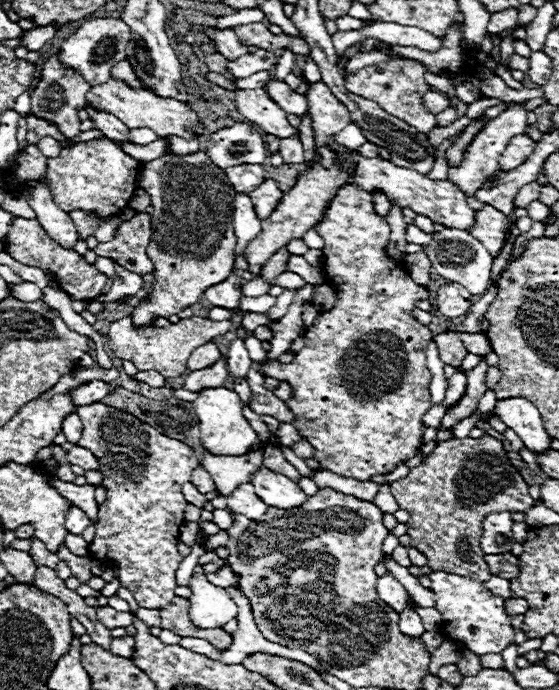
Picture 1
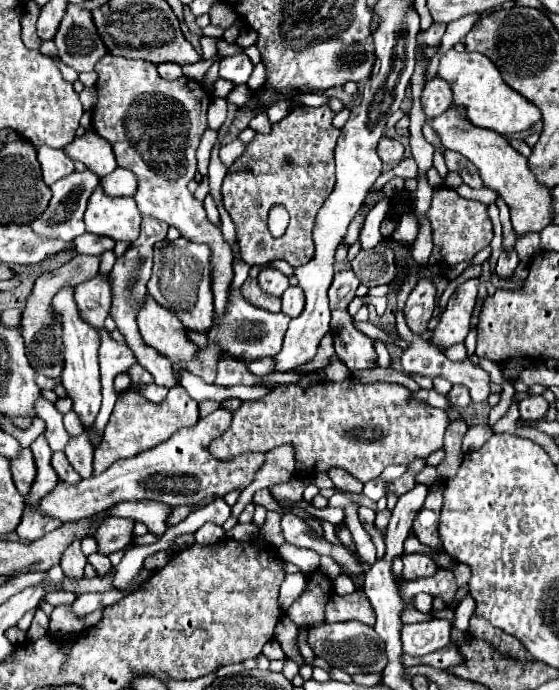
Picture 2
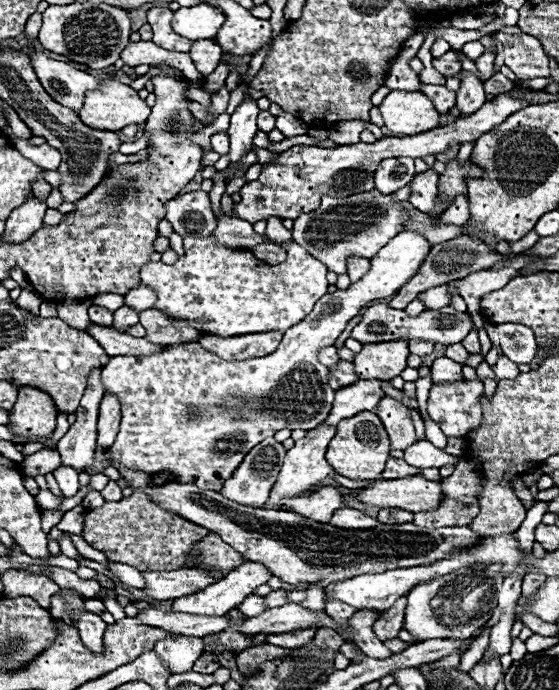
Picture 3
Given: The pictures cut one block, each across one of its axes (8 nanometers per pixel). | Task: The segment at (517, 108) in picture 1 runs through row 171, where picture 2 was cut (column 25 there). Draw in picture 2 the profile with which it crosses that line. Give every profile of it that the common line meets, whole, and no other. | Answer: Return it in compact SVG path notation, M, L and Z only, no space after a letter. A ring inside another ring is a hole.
M24 448L22 454L16 460L12 460L12 476L14 476L14 484L18 492L22 496L28 496L36 480L36 462L34 462L34 454L30 448Z

